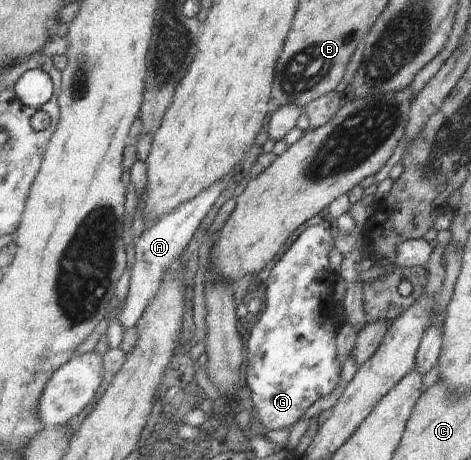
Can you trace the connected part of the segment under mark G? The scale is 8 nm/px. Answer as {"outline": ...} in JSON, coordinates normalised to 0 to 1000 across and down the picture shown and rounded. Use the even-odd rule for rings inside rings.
{"outline":[[[665,491],[648,498],[631,522],[616,535],[607,552],[584,574],[575,587],[575,596],[567,607],[569,633],[565,637],[567,667],[556,678],[550,700],[533,715],[522,754],[522,843],[533,852],[537,887],[548,896],[546,907],[561,926],[563,937],[603,933],[603,928],[620,928],[628,924],[628,915],[637,915],[637,907],[650,898],[654,885],[662,885],[675,867],[696,863],[699,854],[713,850],[726,824],[726,807],[732,787],[718,785],[718,726],[728,715],[732,702],[715,680],[711,661],[715,659],[715,635],[711,633],[715,593],[701,589],[701,546],[711,537],[711,504],[707,498],[688,498],[684,491]]]}

